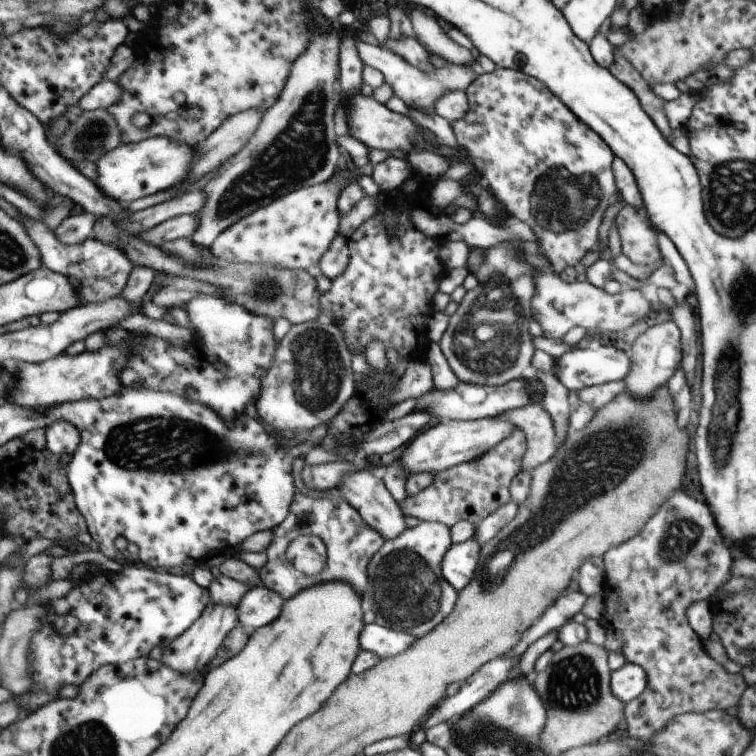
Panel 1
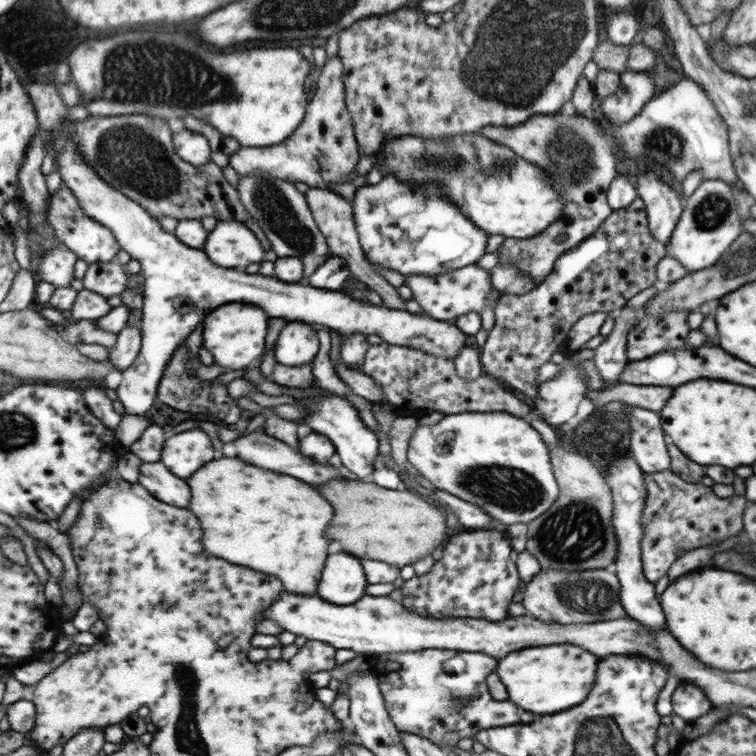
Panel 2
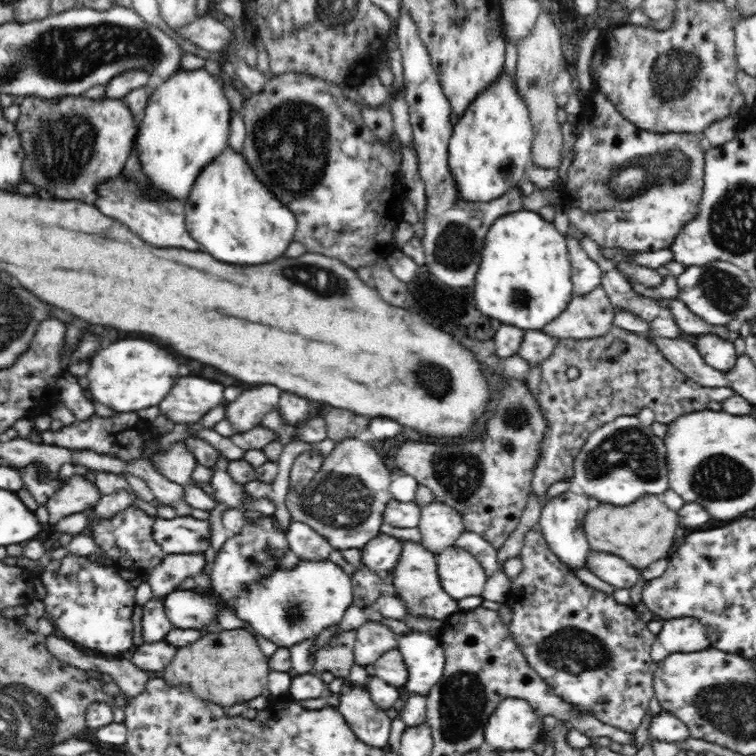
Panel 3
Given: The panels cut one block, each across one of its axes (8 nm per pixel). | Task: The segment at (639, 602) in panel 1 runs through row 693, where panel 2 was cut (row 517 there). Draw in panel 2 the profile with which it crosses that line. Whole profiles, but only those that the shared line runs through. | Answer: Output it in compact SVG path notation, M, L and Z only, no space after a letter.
M669 469L645 473L643 479L646 488L640 548L643 574L648 581L655 583L665 576L679 552L709 546L713 541L720 542L741 531L742 515L749 504L743 493L717 498L710 487L685 482Z

